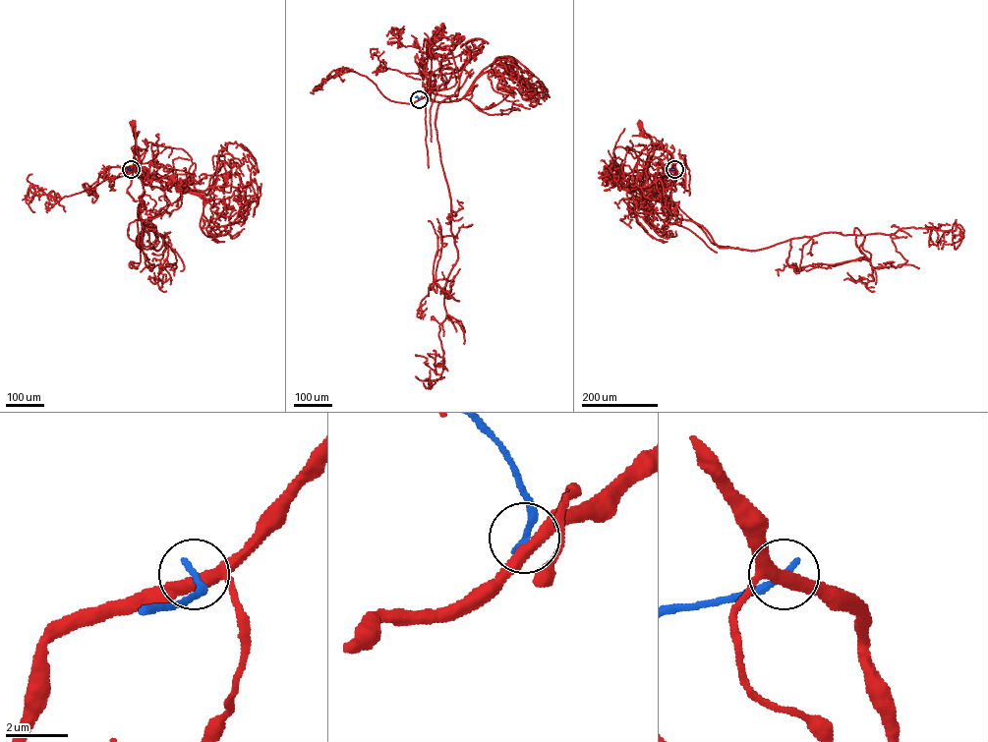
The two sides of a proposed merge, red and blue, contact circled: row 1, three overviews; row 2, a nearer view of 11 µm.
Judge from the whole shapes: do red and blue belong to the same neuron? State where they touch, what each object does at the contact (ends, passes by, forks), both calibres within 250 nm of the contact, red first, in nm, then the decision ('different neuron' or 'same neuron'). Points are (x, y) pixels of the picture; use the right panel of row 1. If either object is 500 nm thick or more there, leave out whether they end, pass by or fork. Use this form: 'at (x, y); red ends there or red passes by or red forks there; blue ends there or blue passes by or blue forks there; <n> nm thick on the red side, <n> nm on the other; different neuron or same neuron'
at (674, 169); red passes by; blue ends there; 400 nm thick on the red side, 280 nm on the other; different neuron

